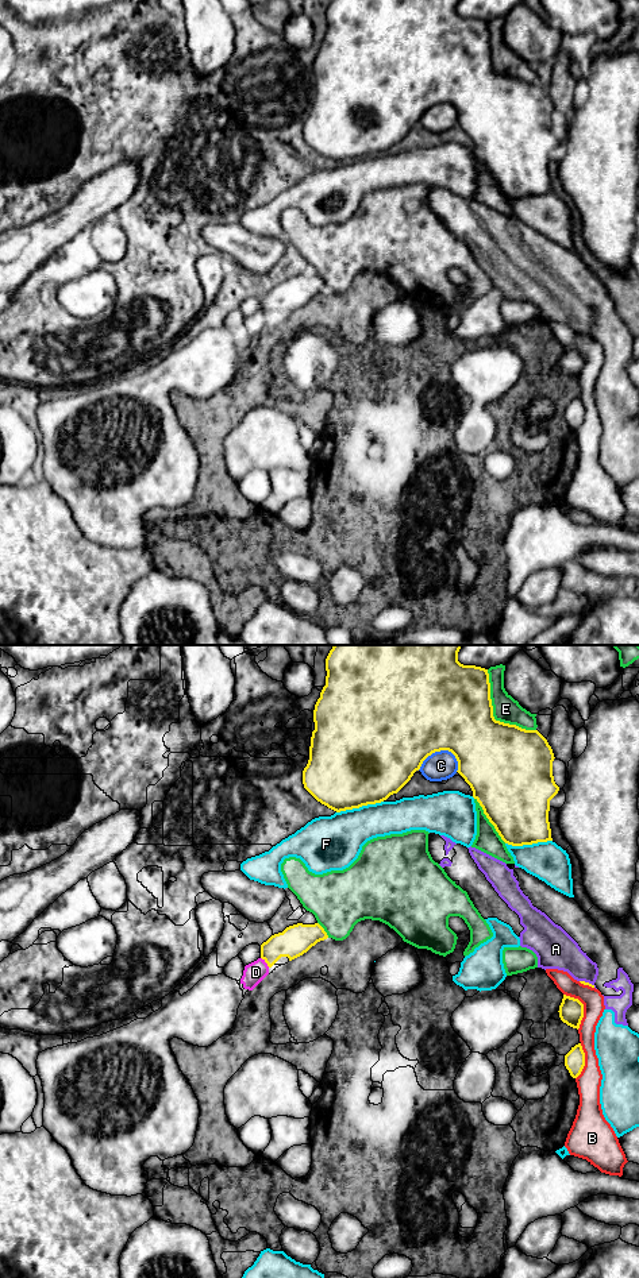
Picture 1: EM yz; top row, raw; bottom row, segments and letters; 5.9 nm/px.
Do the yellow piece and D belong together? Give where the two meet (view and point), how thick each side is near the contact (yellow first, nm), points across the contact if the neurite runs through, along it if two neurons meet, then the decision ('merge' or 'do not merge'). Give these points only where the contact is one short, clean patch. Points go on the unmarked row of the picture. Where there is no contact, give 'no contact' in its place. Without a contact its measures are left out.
contact yz (265, 313); calibres 180 and 120 nm; border yz (261, 309), (269, 319); do not merge

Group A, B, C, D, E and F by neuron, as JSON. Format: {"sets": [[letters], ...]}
{"sets": [["A", "F"], ["B"], ["C"], ["D"], ["E"]]}

